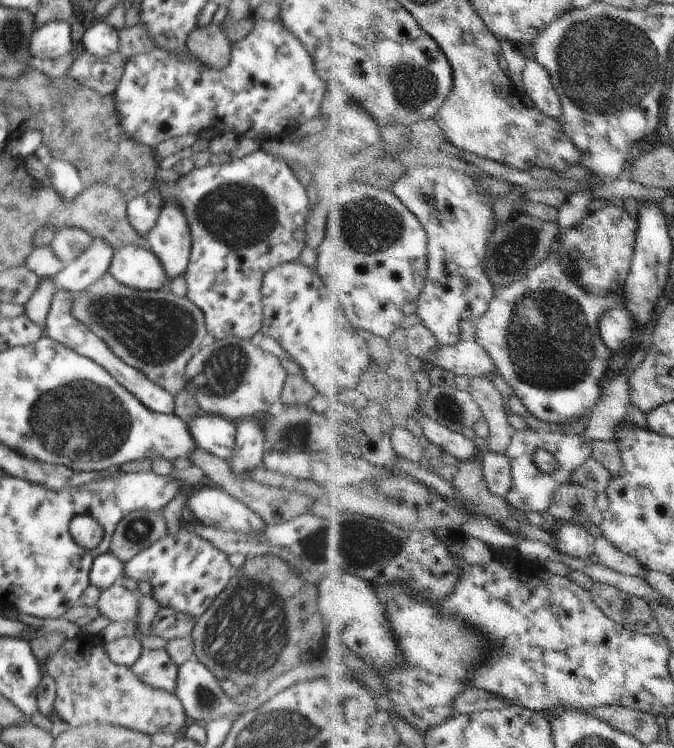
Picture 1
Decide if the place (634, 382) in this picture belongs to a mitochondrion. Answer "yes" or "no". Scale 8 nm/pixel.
no

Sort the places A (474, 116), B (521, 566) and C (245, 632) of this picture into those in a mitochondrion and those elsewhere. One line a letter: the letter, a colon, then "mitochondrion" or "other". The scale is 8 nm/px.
A: other
B: other
C: mitochondrion

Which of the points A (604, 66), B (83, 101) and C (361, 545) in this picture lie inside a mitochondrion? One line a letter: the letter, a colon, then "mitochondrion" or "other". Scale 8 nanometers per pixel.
A: mitochondrion
B: other
C: mitochondrion

